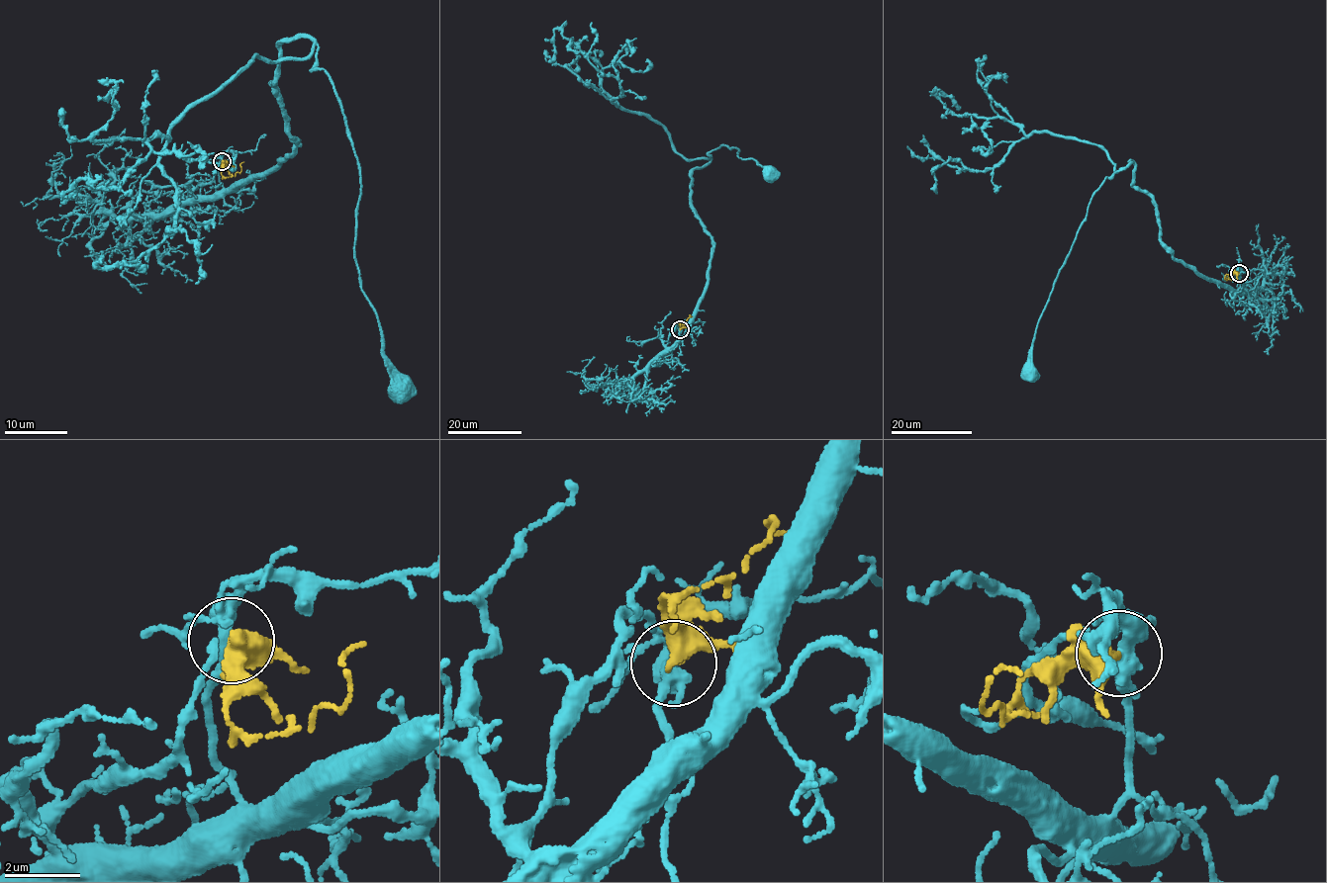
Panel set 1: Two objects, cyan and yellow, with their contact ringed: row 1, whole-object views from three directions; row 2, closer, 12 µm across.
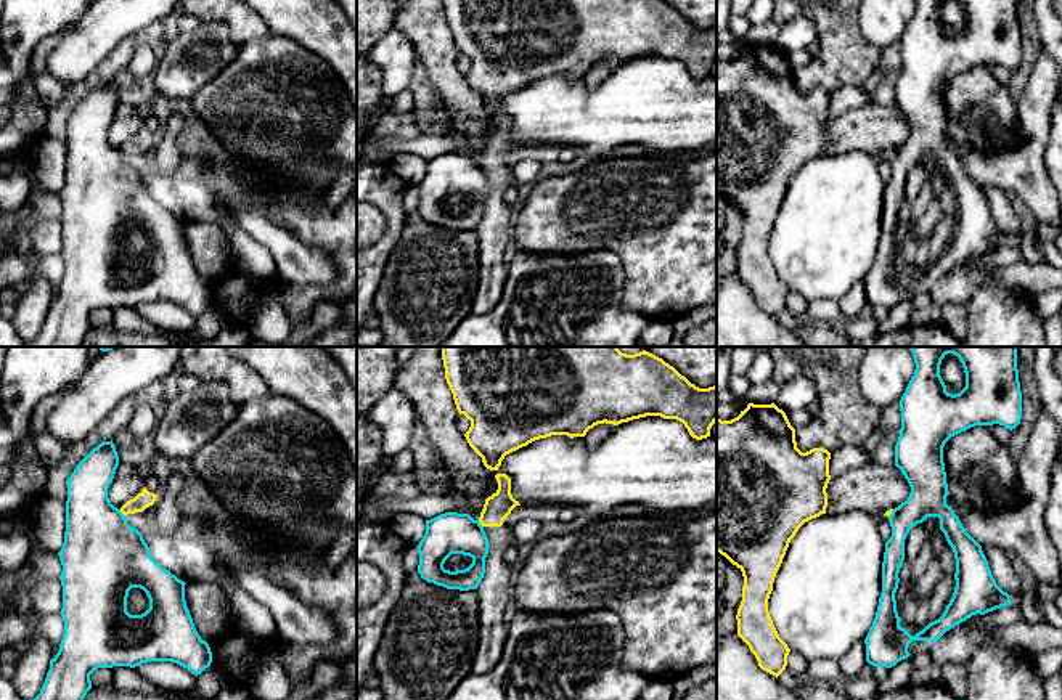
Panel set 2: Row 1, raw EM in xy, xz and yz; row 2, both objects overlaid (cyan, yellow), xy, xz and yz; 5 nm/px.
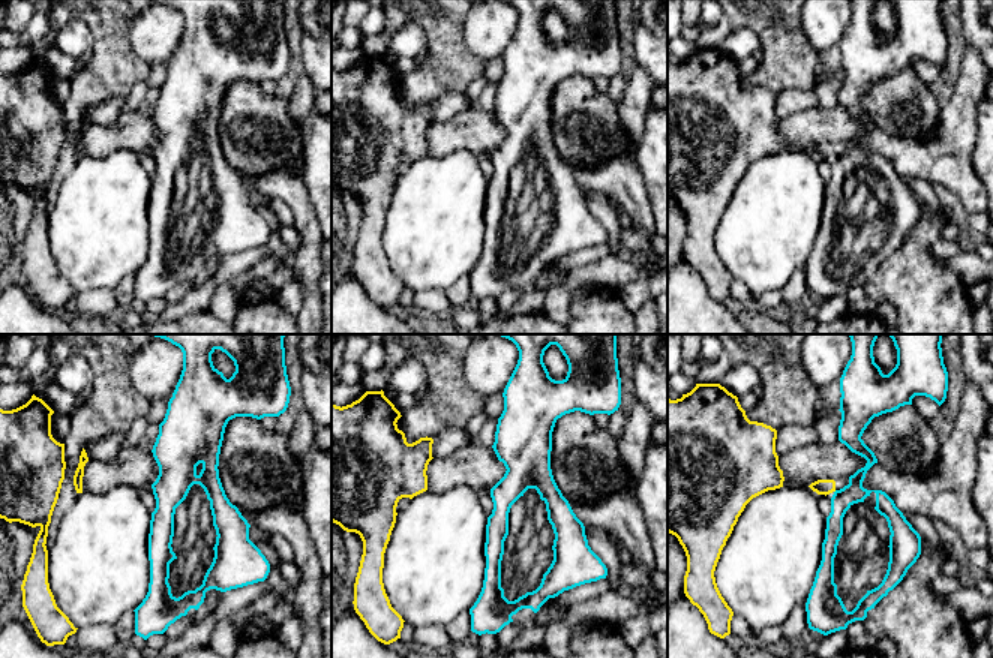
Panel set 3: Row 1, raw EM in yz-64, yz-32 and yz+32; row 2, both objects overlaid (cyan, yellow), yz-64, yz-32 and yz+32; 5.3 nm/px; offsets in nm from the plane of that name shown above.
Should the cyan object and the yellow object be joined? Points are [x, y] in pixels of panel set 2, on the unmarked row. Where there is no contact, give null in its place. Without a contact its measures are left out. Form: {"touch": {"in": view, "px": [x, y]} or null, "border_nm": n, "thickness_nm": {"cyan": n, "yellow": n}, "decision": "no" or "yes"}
{"touch": {"in": "xy", "px": [121, 153]}, "border_nm": 50, "thickness_nm": {"cyan": 420, "yellow": 90}, "decision": "no"}

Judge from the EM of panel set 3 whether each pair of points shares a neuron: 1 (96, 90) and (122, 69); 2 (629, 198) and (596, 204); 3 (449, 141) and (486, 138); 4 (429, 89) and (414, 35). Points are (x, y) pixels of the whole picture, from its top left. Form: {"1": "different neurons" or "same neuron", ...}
{"1": "same neuron", "2": "different neurons", "3": "same neuron", "4": "different neurons"}

